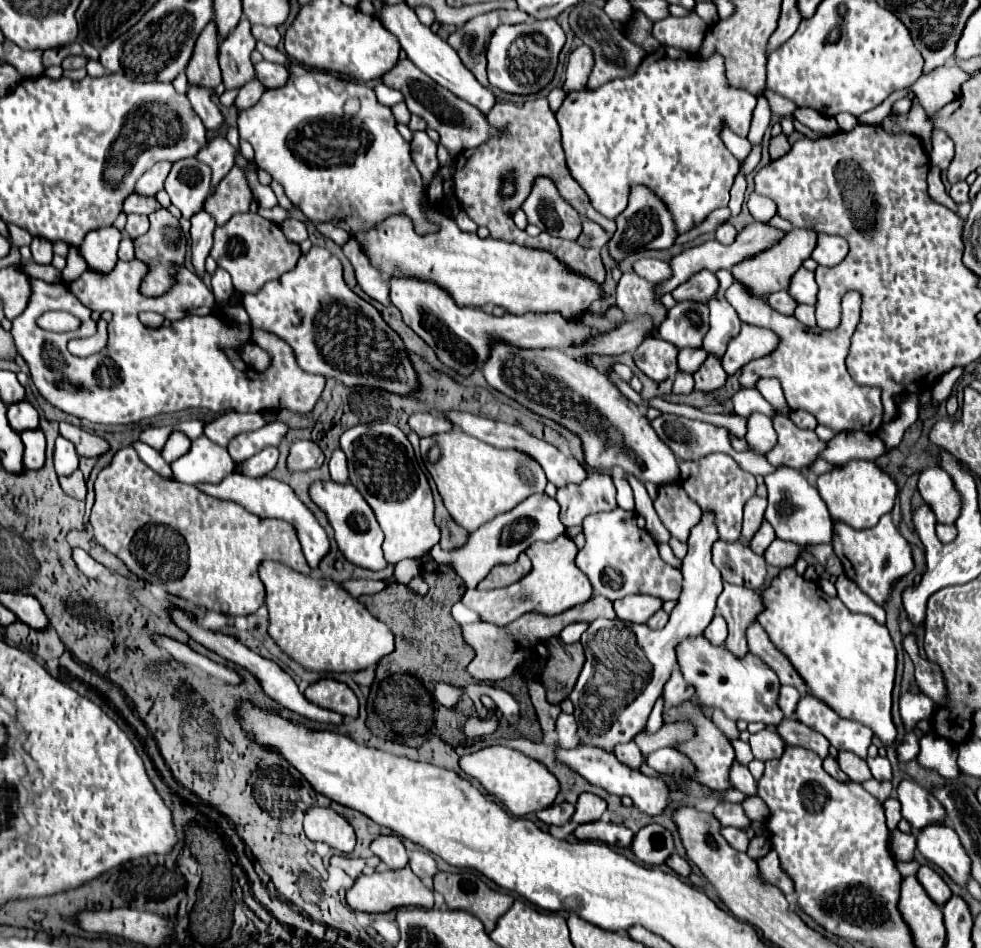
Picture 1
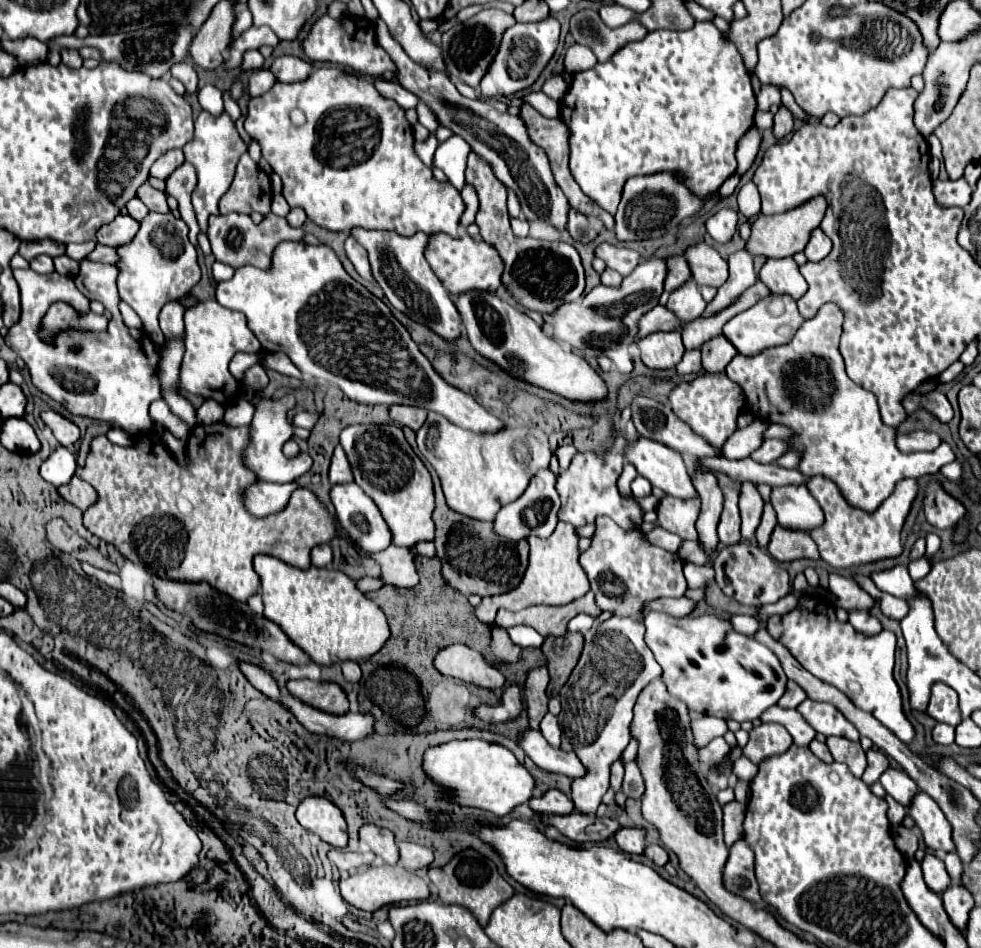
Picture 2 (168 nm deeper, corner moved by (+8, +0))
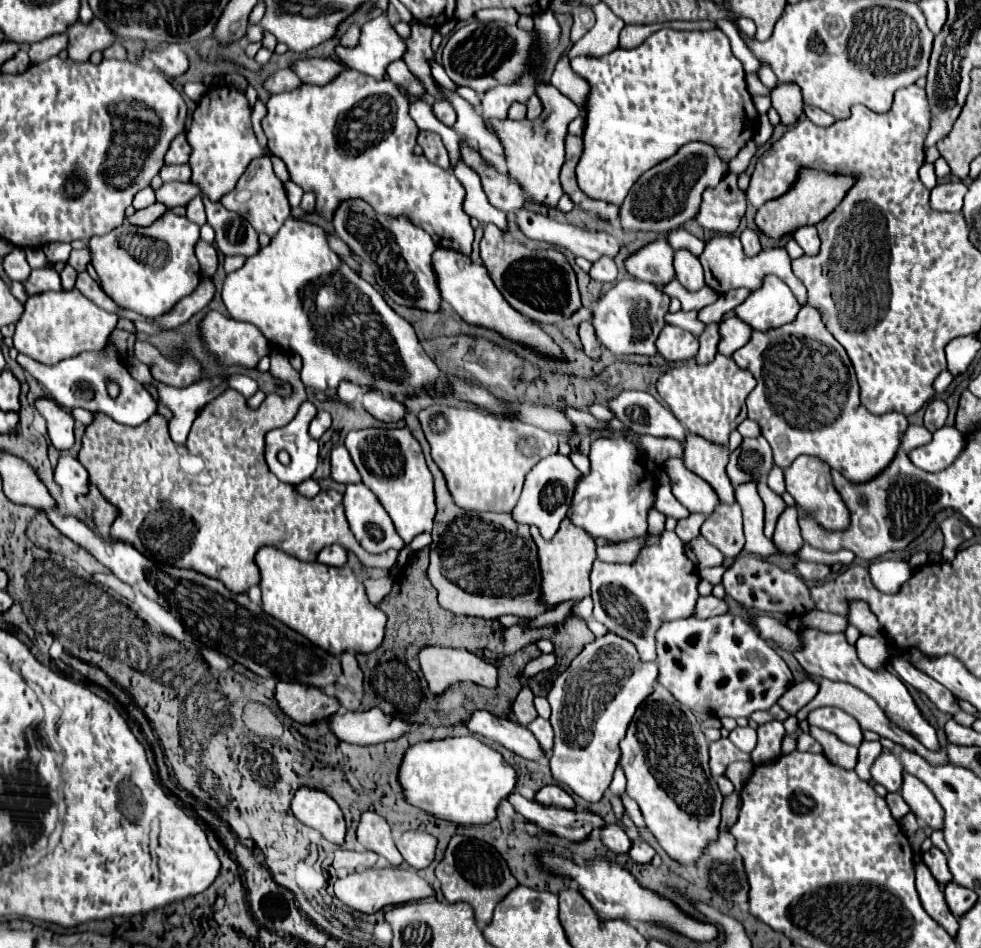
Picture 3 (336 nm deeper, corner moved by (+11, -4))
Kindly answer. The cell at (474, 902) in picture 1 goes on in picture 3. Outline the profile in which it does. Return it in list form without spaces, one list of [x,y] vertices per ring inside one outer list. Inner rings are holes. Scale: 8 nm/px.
[[[452,836],[452,842],[448,844],[448,850],[444,854],[444,860],[436,866],[436,878],[442,884],[444,898],[448,902],[468,902],[474,912],[480,926],[490,924],[492,912],[496,904],[518,886],[516,878],[508,870],[508,864],[500,854],[486,842],[466,836]]]

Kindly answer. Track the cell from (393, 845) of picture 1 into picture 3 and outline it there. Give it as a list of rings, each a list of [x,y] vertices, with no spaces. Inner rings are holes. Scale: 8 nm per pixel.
[[[364,812],[360,818],[356,834],[358,834],[358,840],[368,850],[384,856],[392,866],[402,864],[402,854],[398,852],[392,836],[390,836],[390,826],[380,814]]]

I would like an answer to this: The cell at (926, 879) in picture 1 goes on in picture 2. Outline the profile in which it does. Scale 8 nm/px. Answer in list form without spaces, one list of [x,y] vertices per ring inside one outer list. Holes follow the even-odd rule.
[[[927,854],[927,856],[923,858],[921,870],[923,870],[925,884],[927,884],[929,890],[933,890],[935,894],[941,894],[941,892],[949,886],[949,882],[951,882],[951,878],[949,878],[949,874],[947,874],[947,870],[945,870],[945,864],[943,864],[937,856],[933,856],[933,854]]]

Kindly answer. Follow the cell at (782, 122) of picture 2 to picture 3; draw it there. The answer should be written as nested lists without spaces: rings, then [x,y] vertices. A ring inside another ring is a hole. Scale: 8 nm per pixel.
[[[792,82],[790,84],[778,84],[770,92],[770,96],[772,96],[772,106],[780,114],[782,124],[786,124],[786,126],[796,124],[796,120],[802,116],[802,106],[804,106],[800,88]]]

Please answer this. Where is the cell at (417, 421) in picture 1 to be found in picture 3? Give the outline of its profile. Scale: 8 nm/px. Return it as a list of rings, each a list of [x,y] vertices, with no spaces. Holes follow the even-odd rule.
[[[368,392],[368,394],[364,394],[362,396],[362,406],[374,418],[378,418],[382,422],[398,422],[406,414],[402,402],[398,402],[394,398],[388,398],[386,394],[380,394],[380,392]]]

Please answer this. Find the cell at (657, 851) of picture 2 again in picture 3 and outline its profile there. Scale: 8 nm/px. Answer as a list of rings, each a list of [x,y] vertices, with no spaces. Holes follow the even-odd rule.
[[[642,838],[634,840],[634,842],[632,842],[632,848],[628,850],[628,856],[630,856],[634,862],[638,862],[638,864],[646,864],[646,862],[650,862],[654,854],[656,854],[654,848],[652,848],[648,842],[644,842]]]

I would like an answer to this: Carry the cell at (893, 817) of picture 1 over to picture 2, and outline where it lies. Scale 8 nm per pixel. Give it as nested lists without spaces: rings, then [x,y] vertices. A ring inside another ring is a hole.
[[[885,796],[885,800],[887,800],[887,804],[889,804],[889,812],[887,812],[889,822],[891,822],[891,824],[901,824],[901,820],[903,820],[903,816],[905,816],[907,810],[905,810],[899,802],[895,802],[891,796]]]

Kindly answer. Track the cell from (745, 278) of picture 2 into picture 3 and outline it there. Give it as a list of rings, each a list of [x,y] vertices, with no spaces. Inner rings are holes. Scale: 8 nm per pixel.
[[[746,228],[742,234],[740,234],[740,240],[744,244],[744,252],[746,254],[758,254],[762,250],[760,246],[760,232],[758,230],[752,230],[752,228]]]

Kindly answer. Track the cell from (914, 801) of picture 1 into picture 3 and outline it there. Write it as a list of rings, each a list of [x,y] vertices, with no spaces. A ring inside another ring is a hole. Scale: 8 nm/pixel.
[[[882,752],[874,760],[870,772],[872,772],[872,780],[882,784],[888,792],[898,792],[900,790],[904,768],[902,768],[902,762],[900,762],[896,752]]]

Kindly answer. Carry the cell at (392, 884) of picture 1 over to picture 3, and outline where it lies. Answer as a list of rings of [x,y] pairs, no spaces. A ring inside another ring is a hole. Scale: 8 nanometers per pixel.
[[[368,868],[364,872],[352,872],[346,878],[338,878],[334,882],[334,894],[346,906],[350,906],[350,908],[354,908],[358,912],[372,914],[372,912],[378,912],[384,906],[430,898],[430,896],[434,896],[434,890],[416,872],[400,870],[400,868],[382,868],[382,870],[380,868]]]

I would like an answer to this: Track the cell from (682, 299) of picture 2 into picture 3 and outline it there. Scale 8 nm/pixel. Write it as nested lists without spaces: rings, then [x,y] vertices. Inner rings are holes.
[[[676,250],[674,254],[674,268],[676,278],[688,288],[688,290],[700,290],[704,286],[704,272],[702,264],[694,254],[688,254],[688,250]]]

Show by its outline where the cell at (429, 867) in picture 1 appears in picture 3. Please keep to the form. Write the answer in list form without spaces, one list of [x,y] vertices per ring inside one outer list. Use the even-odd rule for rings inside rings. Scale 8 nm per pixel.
[[[408,830],[396,842],[396,846],[404,856],[404,860],[416,870],[420,870],[434,860],[436,838],[432,838],[432,834],[424,834],[424,830]]]

